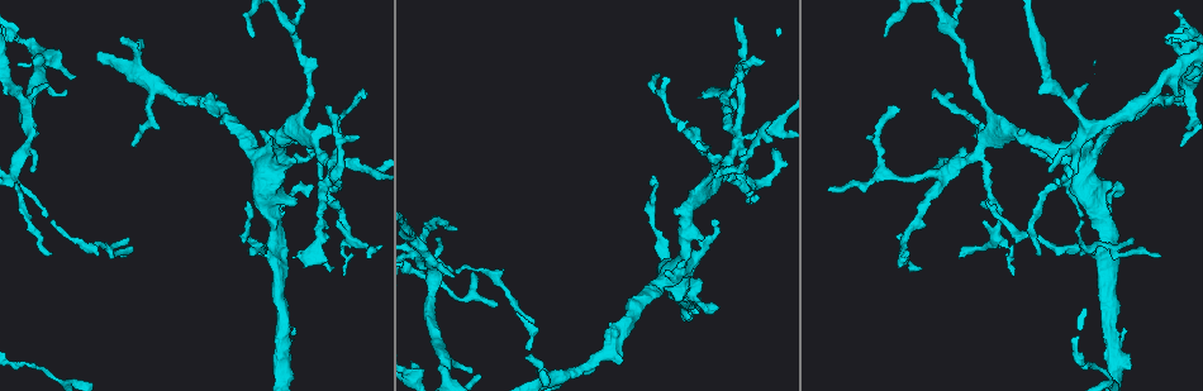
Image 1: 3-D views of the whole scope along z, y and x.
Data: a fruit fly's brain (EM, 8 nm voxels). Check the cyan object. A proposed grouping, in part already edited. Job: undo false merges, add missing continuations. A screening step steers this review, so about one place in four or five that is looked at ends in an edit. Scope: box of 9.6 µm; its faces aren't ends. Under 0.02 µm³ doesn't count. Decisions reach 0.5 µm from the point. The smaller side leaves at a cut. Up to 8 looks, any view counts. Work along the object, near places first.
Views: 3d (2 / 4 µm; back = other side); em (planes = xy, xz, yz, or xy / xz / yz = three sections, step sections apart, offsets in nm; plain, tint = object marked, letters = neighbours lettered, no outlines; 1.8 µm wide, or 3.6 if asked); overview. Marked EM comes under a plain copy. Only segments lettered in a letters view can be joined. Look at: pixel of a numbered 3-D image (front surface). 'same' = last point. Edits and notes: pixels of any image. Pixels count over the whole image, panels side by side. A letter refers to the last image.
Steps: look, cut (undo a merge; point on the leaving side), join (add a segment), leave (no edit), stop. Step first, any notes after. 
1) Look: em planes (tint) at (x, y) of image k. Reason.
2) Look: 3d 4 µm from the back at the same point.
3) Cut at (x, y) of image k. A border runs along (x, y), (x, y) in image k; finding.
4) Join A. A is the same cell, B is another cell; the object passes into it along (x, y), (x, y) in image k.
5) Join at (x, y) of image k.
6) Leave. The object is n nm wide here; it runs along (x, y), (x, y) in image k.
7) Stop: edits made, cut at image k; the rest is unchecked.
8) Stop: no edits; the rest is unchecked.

Look: em xz step 16 (tint) at (414, 255) of image 1.

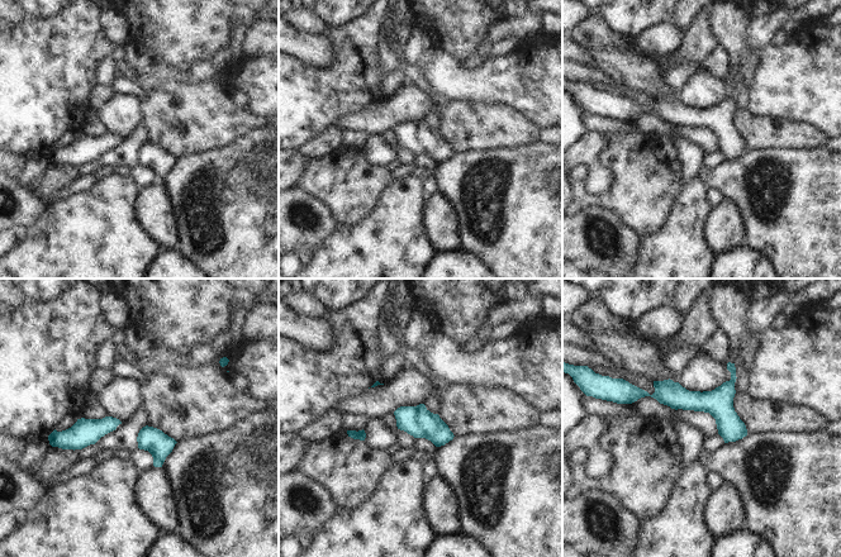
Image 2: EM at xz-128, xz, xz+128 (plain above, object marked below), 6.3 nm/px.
Look: em planes (letters) at the same point. Cut it another way.

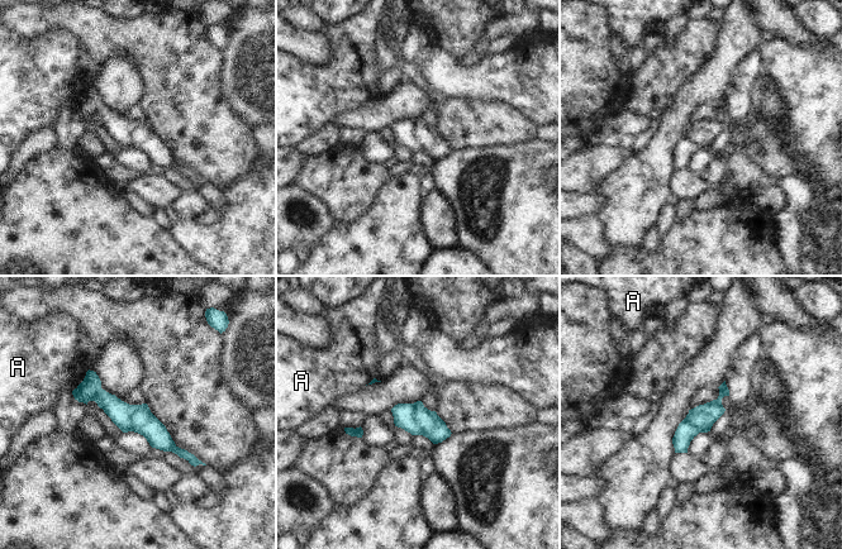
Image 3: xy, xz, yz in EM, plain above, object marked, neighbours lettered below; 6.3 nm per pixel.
Leave. The longest contact is with A, 180 nm; A is another cell; it runs along (76, 392), (96, 392), (195, 462) in image 3; continuous, no second neuron.

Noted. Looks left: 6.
Look: em xy step 8 (tint) at (271, 244) of image 1. Three-way junction.

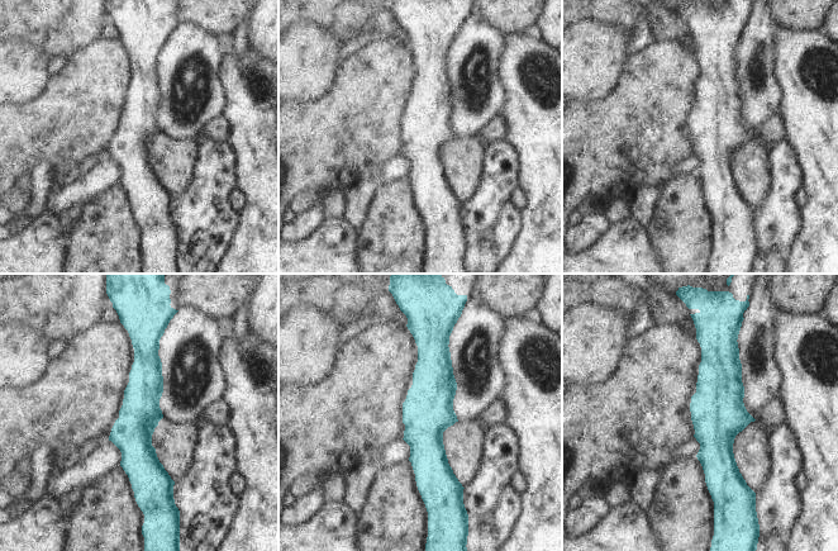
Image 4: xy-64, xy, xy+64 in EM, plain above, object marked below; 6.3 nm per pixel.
Look: em planes (letters) at the same point. Cut it another way.

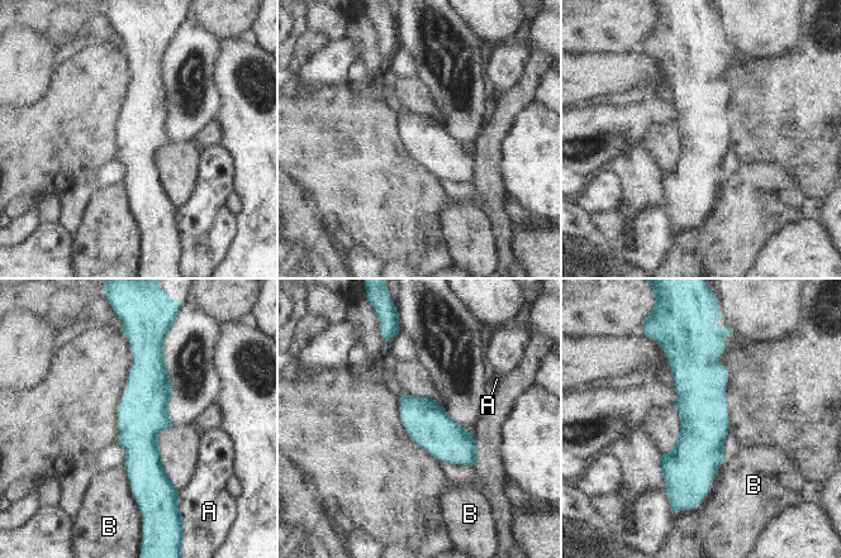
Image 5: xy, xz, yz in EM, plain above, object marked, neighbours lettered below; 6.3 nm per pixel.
Leave. The longest contact is with B, 380 nm; A and B are other cells; a border runs along (727, 457), (695, 508) in image 5; one neuron here.

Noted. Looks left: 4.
Look: 3d 4 µm at (828, 191) of image 1. Tapers out.

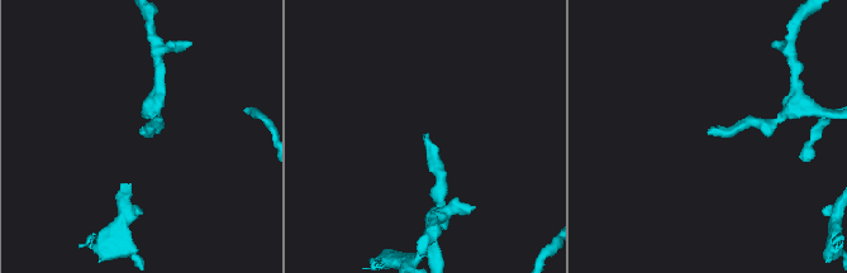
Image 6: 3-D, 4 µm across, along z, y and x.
Look: em yz step 8 (tint) at (139, 132) of image 6. Need the tissue.

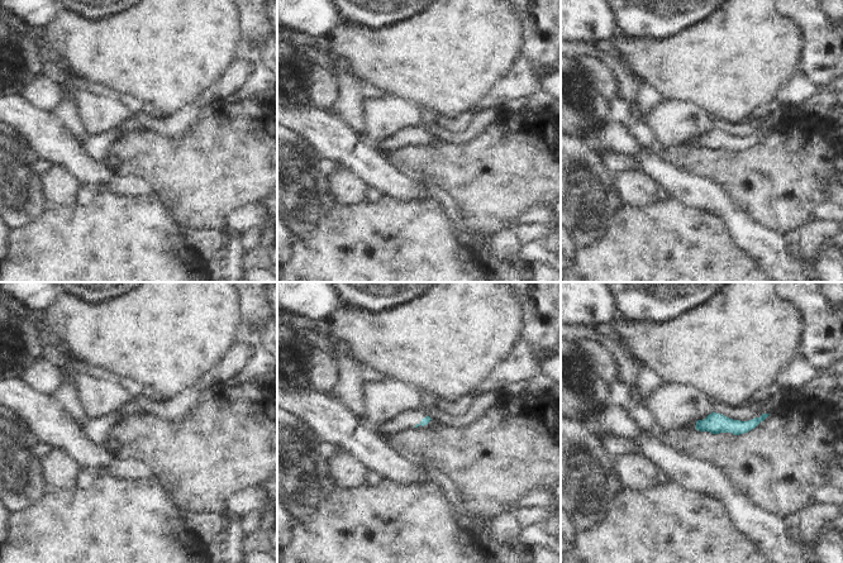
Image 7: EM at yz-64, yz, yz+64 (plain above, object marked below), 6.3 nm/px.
Look: em planes (letters) at the same point. Cut it another way.

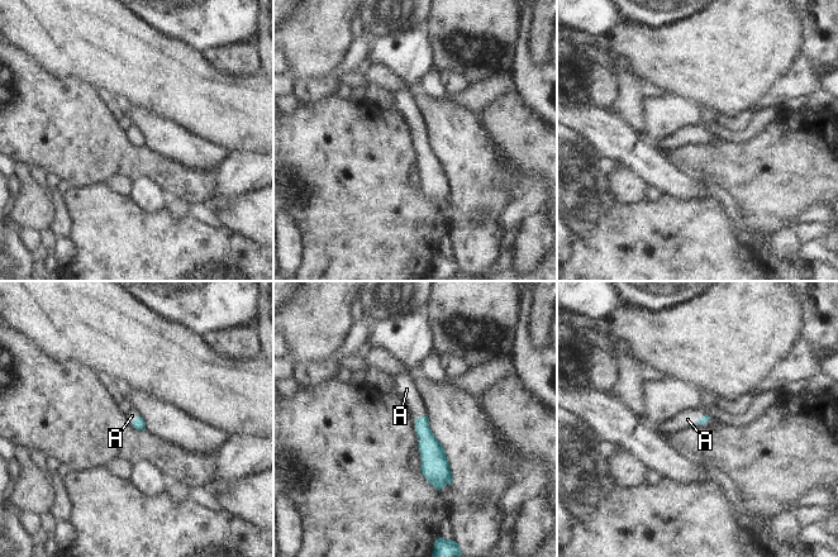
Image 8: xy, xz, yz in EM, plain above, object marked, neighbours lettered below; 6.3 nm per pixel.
Join A. A is the same cell; the object passes into it along (433, 455), (420, 418), (406, 389) in image 8; the neuron continues.

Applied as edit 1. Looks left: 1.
Stop: edits made, join at image 8; the rest is unchecked.

